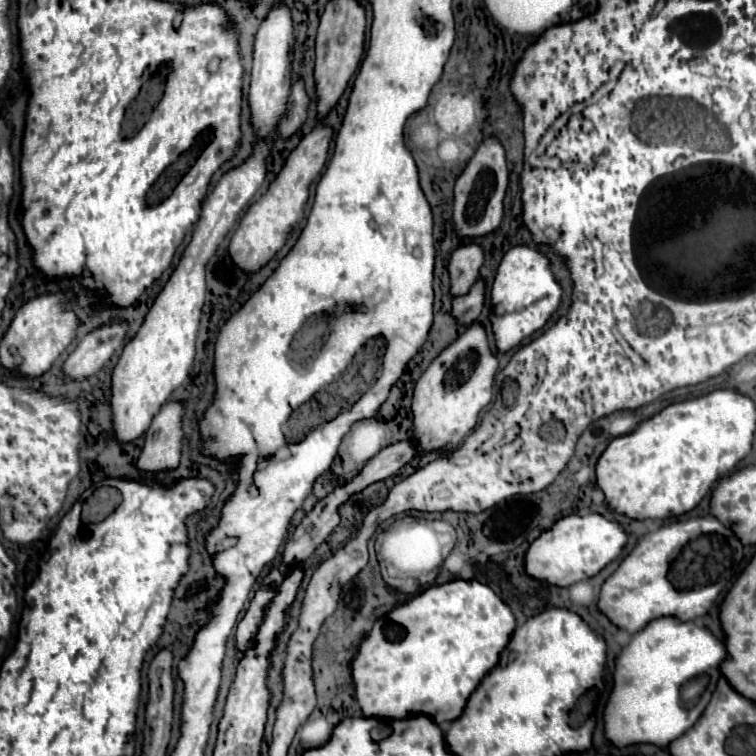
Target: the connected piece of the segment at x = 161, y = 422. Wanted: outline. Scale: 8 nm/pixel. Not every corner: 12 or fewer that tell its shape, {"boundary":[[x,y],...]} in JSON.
{"boundary":[[169,401],[145,433],[139,469],[179,465],[185,405]]}

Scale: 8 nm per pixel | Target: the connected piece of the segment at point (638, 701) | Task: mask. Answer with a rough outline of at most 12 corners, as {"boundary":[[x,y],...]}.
{"boundary":[[659,617],[617,657],[617,747],[669,745],[725,659],[707,627]]}

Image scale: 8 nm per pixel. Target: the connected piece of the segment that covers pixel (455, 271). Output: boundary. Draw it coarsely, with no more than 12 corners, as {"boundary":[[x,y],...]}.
{"boundary":[[477,243],[461,245],[449,261],[451,295],[475,283],[485,261]]}

